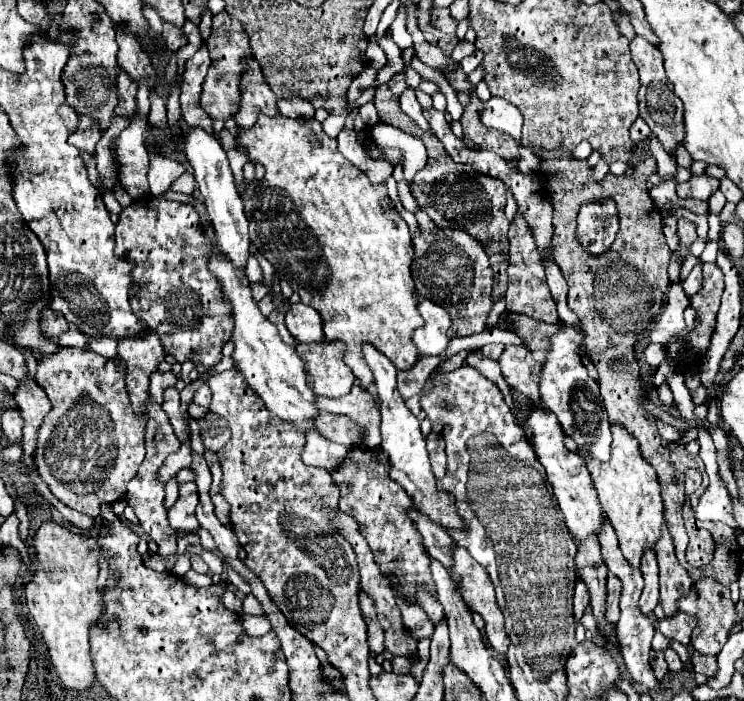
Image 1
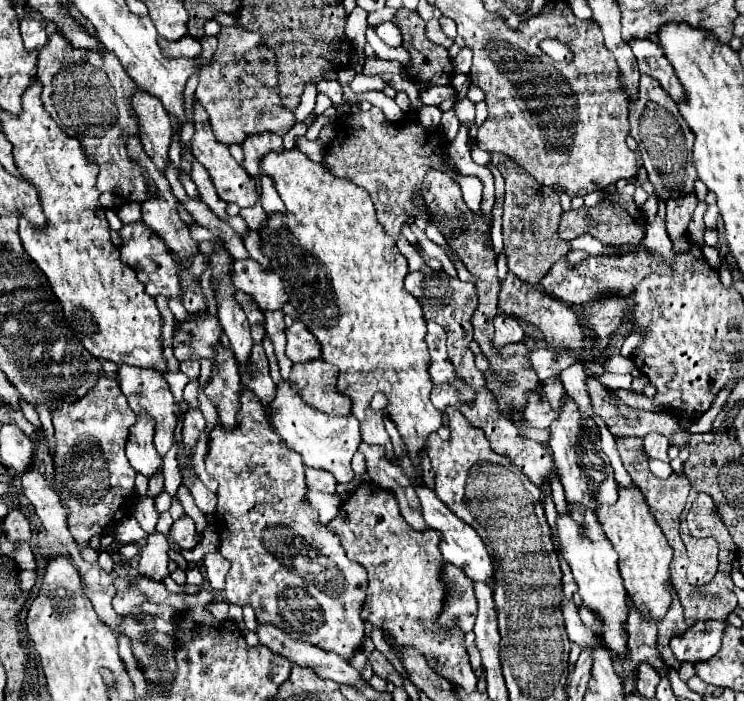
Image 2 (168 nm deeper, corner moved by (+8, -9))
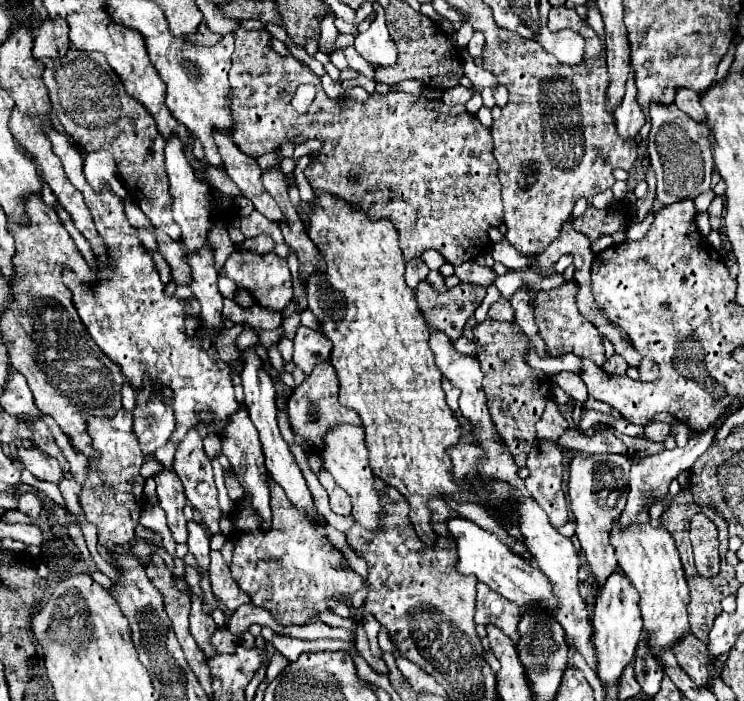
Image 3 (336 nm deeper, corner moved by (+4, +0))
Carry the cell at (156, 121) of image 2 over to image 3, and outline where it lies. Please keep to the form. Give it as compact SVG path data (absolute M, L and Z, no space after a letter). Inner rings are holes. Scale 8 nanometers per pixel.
M169 136L165 144L165 172L169 178L169 194L173 196L173 218L179 224L183 236L183 244L189 252L197 252L207 242L207 230L209 230L209 186L203 180L197 180L193 168L189 166L185 154L183 154L183 142L179 136Z

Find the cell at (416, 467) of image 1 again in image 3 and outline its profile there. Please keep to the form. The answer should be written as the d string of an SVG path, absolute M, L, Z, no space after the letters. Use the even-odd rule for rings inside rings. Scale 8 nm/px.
M457 516L447 518L447 528L457 544L457 564L455 566L459 572L477 576L477 580L485 582L491 590L495 590L503 598L519 604L519 608L537 606L541 610L555 612L557 602L551 592L551 582L539 568L533 568L521 556L513 554L495 534L483 530L481 526L477 526L475 522L471 522L467 518L457 518Z

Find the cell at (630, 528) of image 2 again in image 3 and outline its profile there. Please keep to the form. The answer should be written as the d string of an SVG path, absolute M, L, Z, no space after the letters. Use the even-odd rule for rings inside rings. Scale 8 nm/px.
M615 520L611 544L615 548L619 568L631 578L635 590L639 592L639 608L643 616L643 626L649 634L649 646L655 654L659 652L659 648L673 646L675 640L689 632L689 586L671 532L663 526L655 528L651 524L629 524L629 528L621 528L621 522Z

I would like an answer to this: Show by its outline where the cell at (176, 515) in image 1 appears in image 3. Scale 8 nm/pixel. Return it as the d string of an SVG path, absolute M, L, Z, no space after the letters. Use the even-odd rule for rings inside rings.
M193 520L187 522L187 532L189 532L189 540L187 540L189 552L197 558L199 568L203 572L207 572L207 568L209 568L209 538L205 536L203 528Z

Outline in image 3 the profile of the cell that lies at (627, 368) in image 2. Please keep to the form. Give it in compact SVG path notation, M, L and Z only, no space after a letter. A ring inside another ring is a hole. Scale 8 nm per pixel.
M617 354L607 358L603 364L603 370L611 372L611 374L625 374L627 368L629 368L629 364L625 364L625 360L621 360L621 356L617 356Z

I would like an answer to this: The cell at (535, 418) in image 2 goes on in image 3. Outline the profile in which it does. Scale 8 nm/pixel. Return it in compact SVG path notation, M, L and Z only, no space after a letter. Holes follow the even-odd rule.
M555 402L547 404L541 420L537 422L537 436L547 440L557 440L557 436L561 436L567 428L569 428L569 422L563 418L559 406Z

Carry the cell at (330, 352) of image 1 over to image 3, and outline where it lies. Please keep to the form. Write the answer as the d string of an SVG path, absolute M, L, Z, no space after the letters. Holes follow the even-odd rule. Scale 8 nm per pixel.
M321 362L313 368L313 372L303 380L303 384L299 384L293 394L287 400L289 406L289 422L295 428L295 432L299 432L301 436L305 436L309 440L309 444L319 450L317 446L321 444L321 436L329 430L335 428L339 424L359 424L359 416L357 412L353 412L351 408L345 408L339 404L337 400L337 390L339 390L339 382L337 382L337 374L333 372L333 366L329 362Z

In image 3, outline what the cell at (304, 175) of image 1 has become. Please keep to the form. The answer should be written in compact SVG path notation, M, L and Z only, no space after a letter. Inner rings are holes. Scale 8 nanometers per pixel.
M319 192L313 204L301 200L301 210L309 218L307 234L327 264L325 272L317 272L305 280L305 288L307 308L317 316L323 334L333 342L331 364L339 378L339 402L357 410L361 416L373 474L407 498L411 508L409 520L415 532L425 544L433 544L435 534L429 526L431 512L425 506L429 496L451 494L459 502L483 502L467 486L457 486L453 482L453 464L447 456L447 448L459 442L461 426L445 402L445 392L441 388L443 376L427 346L429 326L419 312L415 290L405 284L405 260L399 248L399 234L389 218L375 220L353 202L343 202L329 192Z

